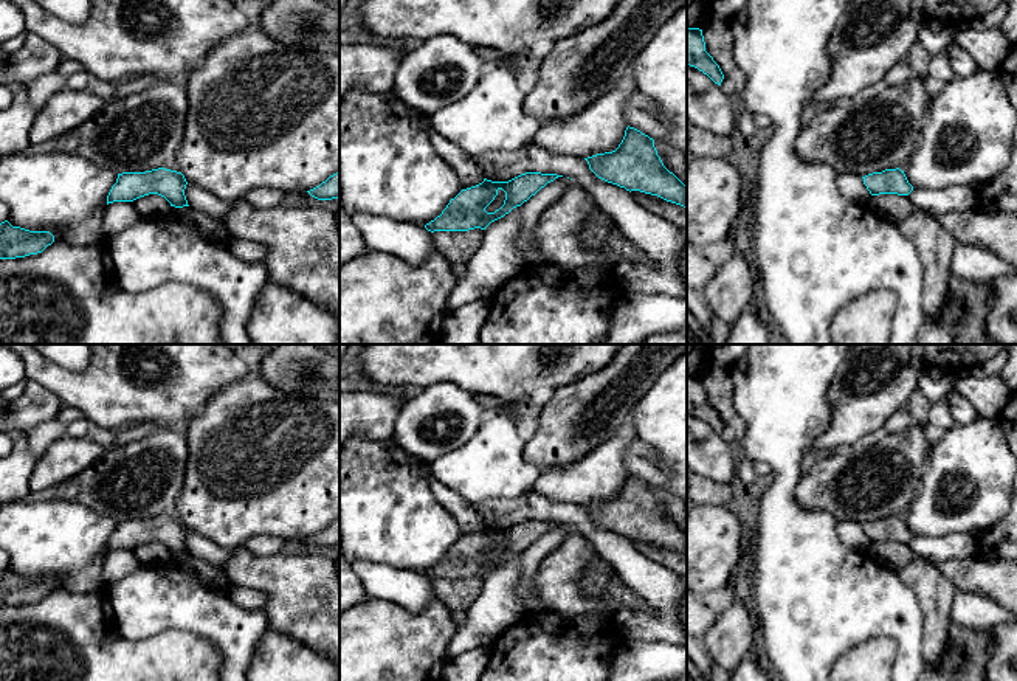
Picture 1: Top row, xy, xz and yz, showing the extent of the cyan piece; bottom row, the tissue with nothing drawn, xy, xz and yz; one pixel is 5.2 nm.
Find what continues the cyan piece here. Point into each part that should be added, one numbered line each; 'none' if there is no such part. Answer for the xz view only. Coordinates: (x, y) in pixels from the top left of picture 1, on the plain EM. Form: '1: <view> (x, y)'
none

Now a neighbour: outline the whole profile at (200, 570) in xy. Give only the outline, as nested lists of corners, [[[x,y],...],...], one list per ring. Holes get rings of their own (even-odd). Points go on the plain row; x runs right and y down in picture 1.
[[[172,554],[174,562],[181,565],[191,576],[194,576],[202,585],[214,586],[217,589],[226,589],[229,586],[225,574],[205,560],[197,558],[191,554],[175,555]]]

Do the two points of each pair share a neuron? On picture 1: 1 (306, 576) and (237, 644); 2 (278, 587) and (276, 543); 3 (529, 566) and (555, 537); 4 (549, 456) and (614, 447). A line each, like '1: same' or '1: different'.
1: different
2: different
3: same
4: different

